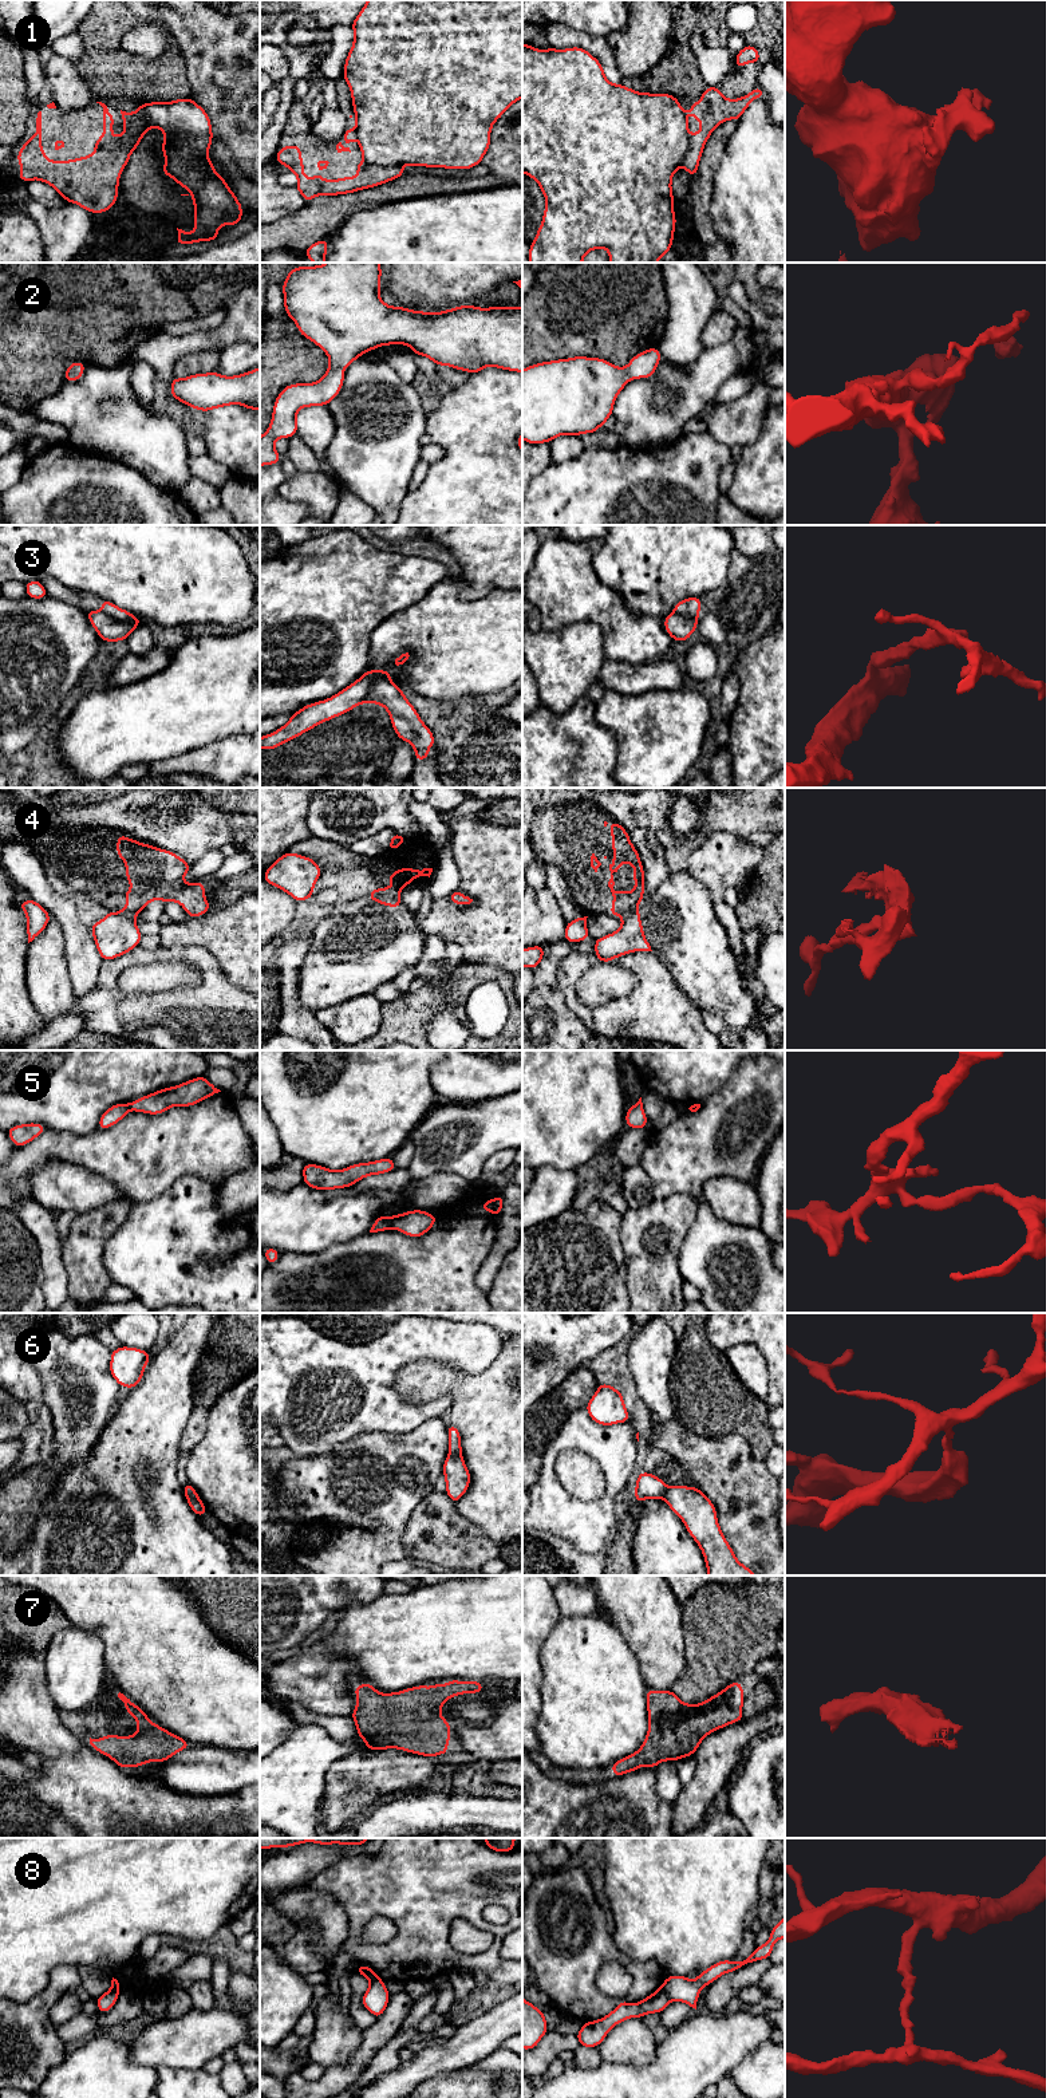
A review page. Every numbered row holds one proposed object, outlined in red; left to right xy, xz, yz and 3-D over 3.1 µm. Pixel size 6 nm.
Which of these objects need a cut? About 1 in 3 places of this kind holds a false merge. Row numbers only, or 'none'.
1, 3, 4, 5, 6, 8

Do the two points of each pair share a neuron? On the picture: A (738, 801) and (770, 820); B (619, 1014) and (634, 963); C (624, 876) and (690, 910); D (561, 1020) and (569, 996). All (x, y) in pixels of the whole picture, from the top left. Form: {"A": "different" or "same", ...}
{"A": "same", "B": "same", "C": "different", "D": "different"}

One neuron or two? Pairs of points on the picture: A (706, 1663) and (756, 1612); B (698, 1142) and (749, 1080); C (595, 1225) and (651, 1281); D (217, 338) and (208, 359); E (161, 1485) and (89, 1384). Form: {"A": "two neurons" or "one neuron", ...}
{"A": "one neuron", "B": "one neuron", "C": "two neurons", "D": "two neurons", "E": "two neurons"}

